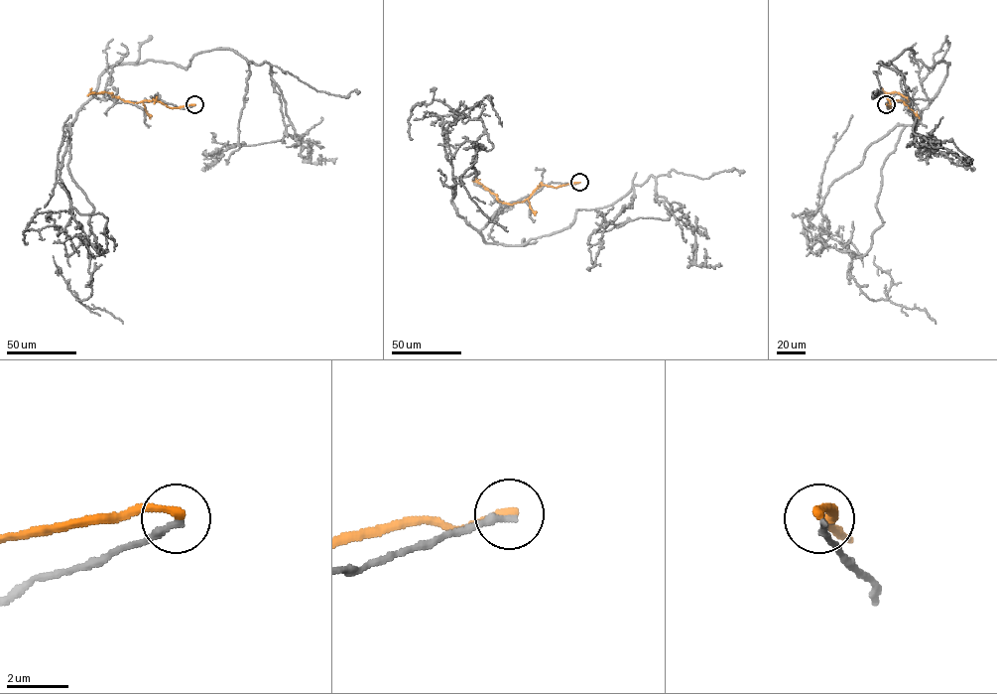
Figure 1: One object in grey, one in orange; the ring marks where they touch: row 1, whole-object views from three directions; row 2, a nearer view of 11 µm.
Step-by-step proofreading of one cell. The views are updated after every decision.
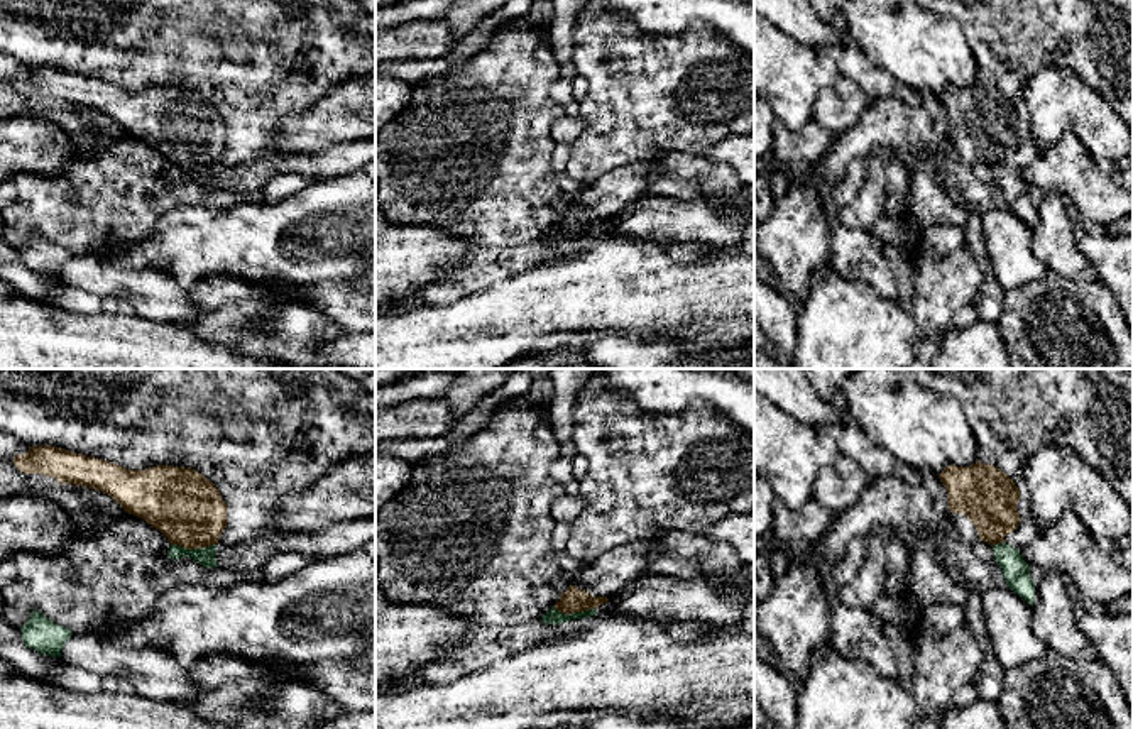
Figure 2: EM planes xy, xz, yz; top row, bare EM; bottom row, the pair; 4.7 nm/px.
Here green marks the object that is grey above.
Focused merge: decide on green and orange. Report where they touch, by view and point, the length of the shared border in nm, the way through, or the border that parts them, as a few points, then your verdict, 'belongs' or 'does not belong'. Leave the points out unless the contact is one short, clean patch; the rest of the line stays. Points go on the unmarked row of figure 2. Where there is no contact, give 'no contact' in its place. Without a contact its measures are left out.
meets green in xy at (195, 169); contact 220 nm long; border along xy (171, 164), (188, 169), (215, 166); does not belong

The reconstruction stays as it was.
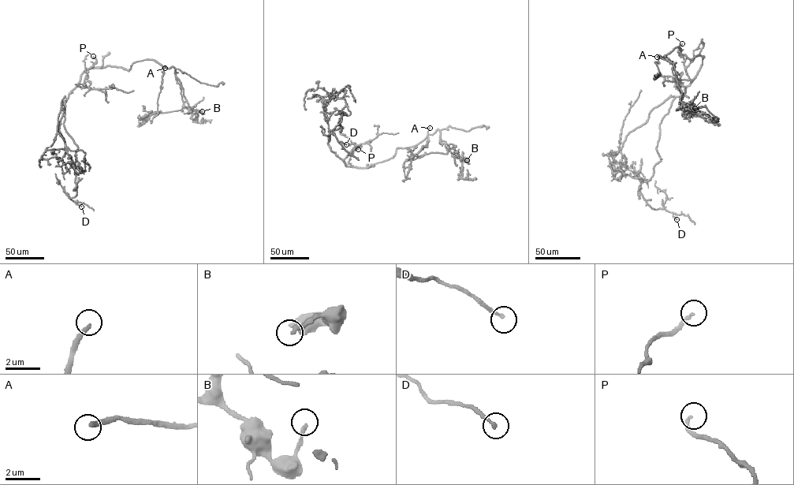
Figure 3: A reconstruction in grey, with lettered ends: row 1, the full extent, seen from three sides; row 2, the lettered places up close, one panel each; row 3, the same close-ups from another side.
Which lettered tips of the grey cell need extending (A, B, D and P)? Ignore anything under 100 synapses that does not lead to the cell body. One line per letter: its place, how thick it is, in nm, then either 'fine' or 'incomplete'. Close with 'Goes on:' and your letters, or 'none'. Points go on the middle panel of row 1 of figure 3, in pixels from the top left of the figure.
A: (430, 128) | 240 nm | incomplete
B: (467, 160) | 200 nm | fine
D: (346, 144) | 180 nm | fine
P: (358, 149) | 180 nm | fine
Goes on: A

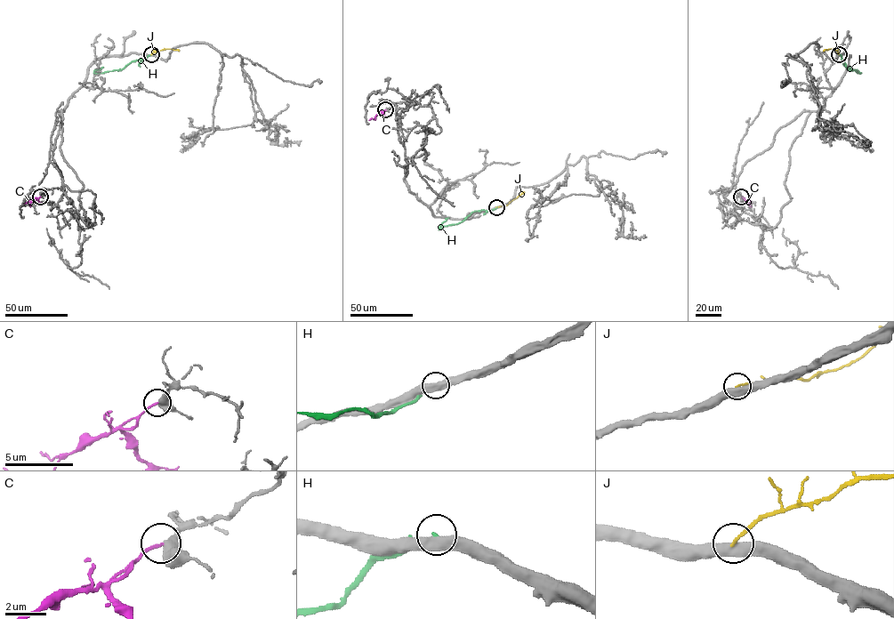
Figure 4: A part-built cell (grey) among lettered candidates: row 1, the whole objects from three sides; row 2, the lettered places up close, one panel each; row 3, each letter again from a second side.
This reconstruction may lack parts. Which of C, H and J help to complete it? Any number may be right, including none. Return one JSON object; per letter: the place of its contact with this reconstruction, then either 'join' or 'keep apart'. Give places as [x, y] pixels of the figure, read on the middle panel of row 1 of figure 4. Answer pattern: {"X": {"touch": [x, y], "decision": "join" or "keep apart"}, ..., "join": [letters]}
{"C": {"touch": [385, 109], "decision": "join"}, "H": {"touch": [496, 207], "decision": "keep apart"}, "J": {"touch": [496, 207], "decision": "keep apart"}, "join": ["C"]}

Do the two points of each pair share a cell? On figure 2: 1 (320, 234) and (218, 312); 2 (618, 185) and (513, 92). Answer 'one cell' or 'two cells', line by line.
1: two cells
2: two cells

